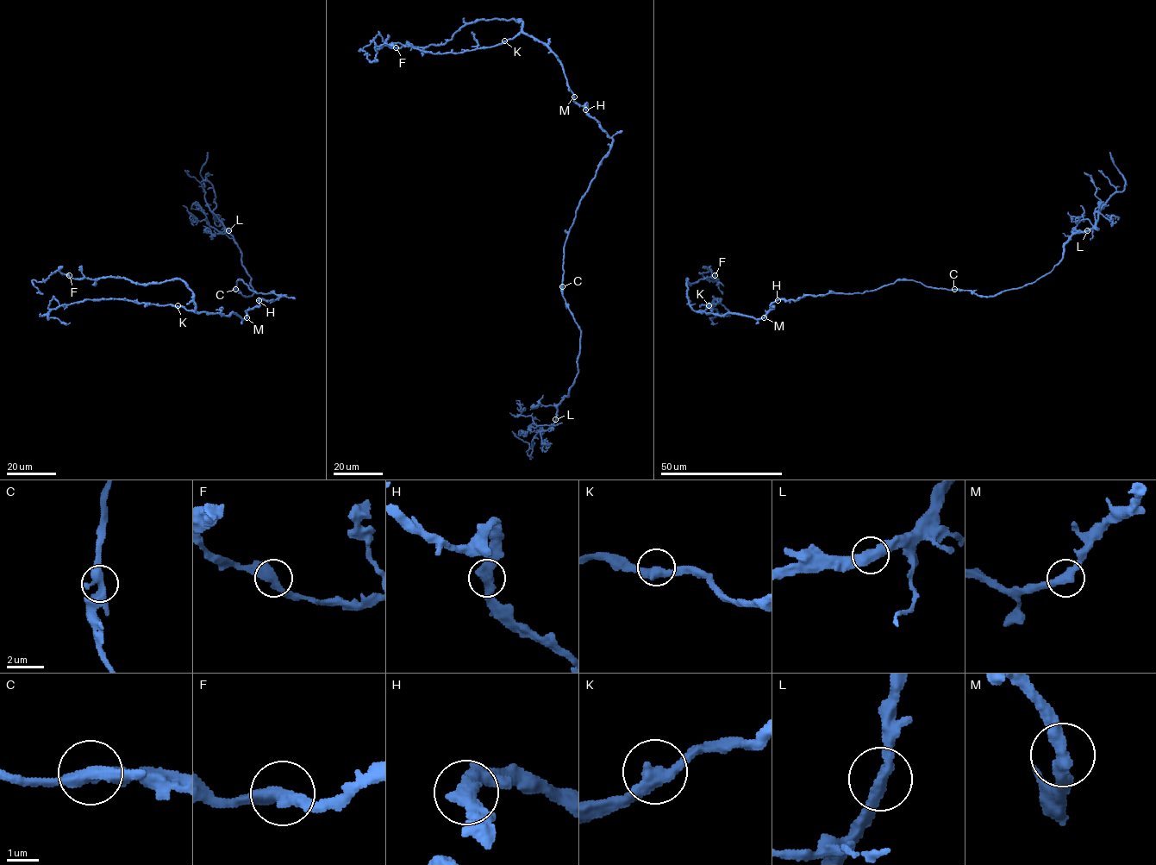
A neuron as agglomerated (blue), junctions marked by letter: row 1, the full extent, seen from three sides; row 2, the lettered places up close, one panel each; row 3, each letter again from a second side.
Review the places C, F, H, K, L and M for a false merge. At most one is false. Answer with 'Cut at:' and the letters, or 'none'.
Cut at: none

